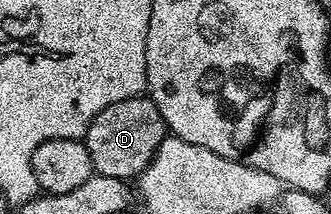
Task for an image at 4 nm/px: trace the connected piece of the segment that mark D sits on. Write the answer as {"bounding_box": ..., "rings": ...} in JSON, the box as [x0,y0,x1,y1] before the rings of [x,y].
{"bounding_box":[84,95,168,180],"rings":[[[145,95],[114,102],[89,124],[84,137],[94,171],[99,176],[132,180],[148,167],[155,151],[168,134],[166,123],[155,104]]]}

